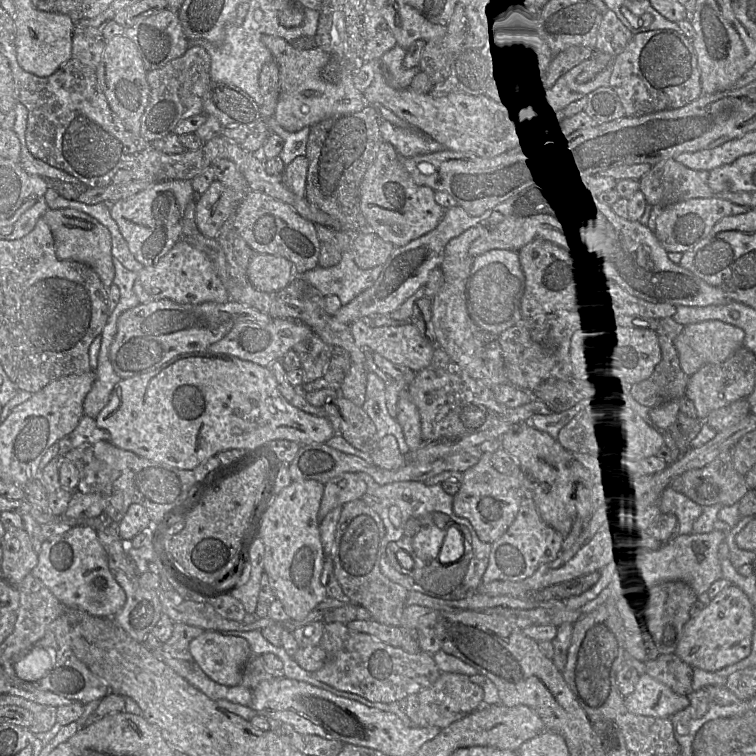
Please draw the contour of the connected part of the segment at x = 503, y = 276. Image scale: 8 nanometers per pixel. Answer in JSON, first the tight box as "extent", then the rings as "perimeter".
{"extent":[465,250,525,337],"perimeter":[[[490,250],[473,259],[465,287],[468,314],[480,329],[497,337],[522,320],[520,305],[524,290],[525,277],[518,253]]]}

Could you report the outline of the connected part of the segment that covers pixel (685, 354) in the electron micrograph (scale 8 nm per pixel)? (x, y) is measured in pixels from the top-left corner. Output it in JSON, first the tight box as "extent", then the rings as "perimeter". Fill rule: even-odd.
{"extent":[673,320,745,374],"perimeter":[[[718,320],[685,325],[673,338],[679,369],[683,374],[690,374],[705,364],[723,362],[743,346],[744,337],[745,333],[741,328]]]}

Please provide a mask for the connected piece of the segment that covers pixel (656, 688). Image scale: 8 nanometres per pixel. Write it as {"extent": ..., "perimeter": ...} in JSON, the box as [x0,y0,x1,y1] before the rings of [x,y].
{"extent":[624,674,689,718],"perimeter":[[[640,674],[634,690],[624,697],[624,704],[627,710],[635,715],[669,718],[686,708],[689,699],[648,674]]]}

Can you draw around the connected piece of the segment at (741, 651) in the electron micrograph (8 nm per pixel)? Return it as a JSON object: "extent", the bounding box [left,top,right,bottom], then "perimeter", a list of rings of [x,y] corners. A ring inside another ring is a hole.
{"extent":[674,585,754,671],"perimeter":[[[729,585],[711,600],[708,593],[700,594],[682,626],[674,654],[693,668],[717,671],[749,655],[753,630],[754,614],[749,598],[736,585]]]}

